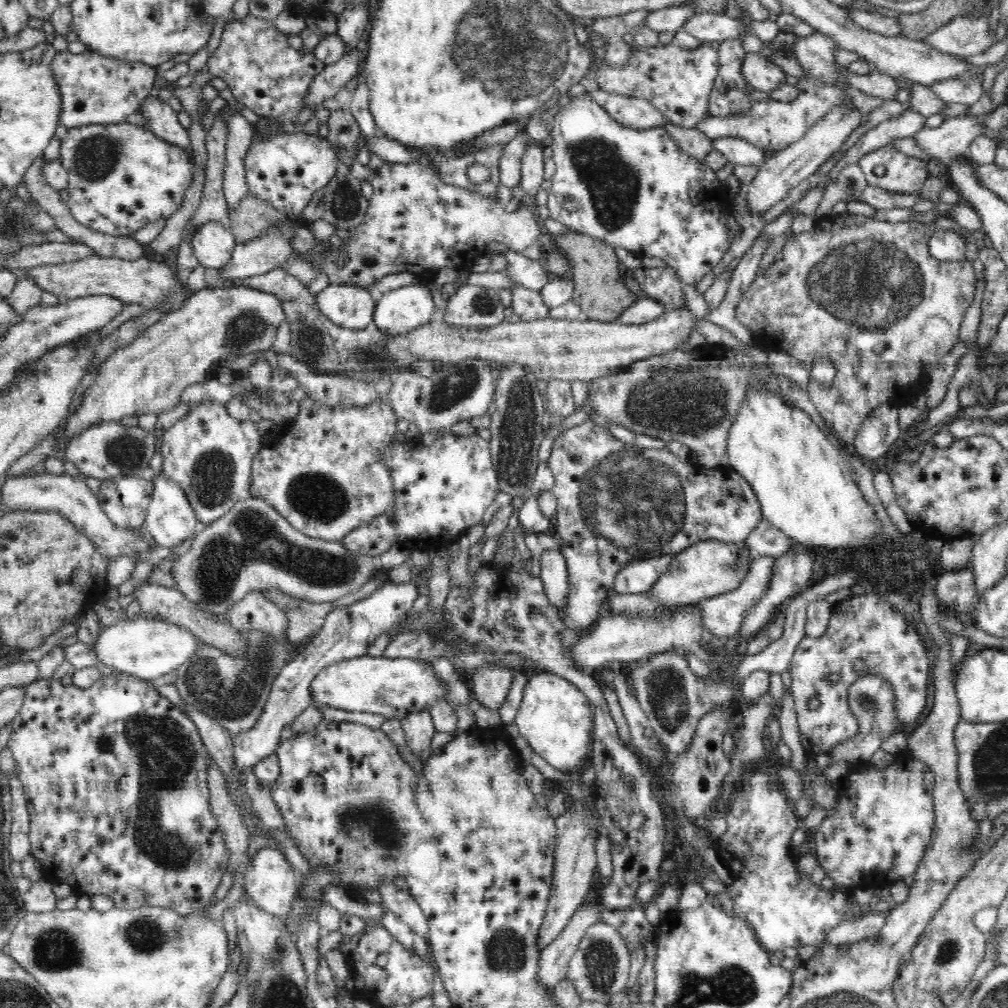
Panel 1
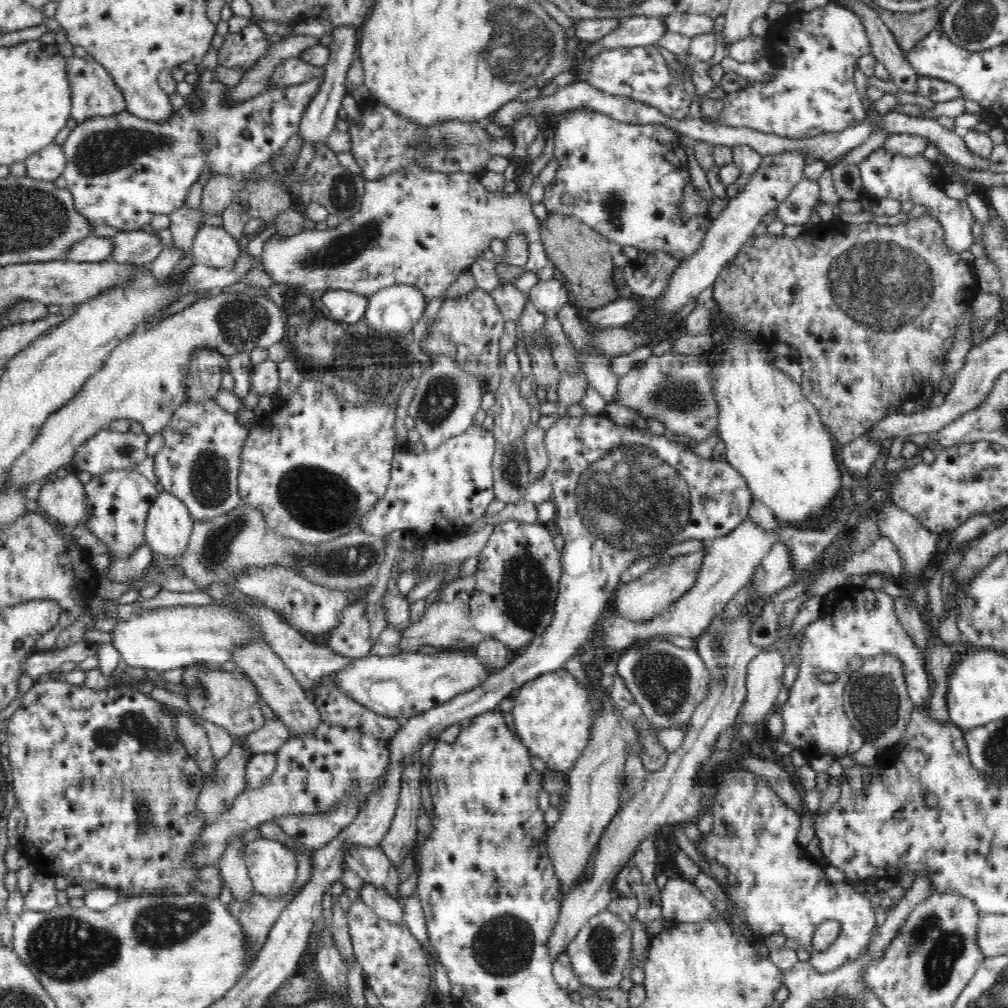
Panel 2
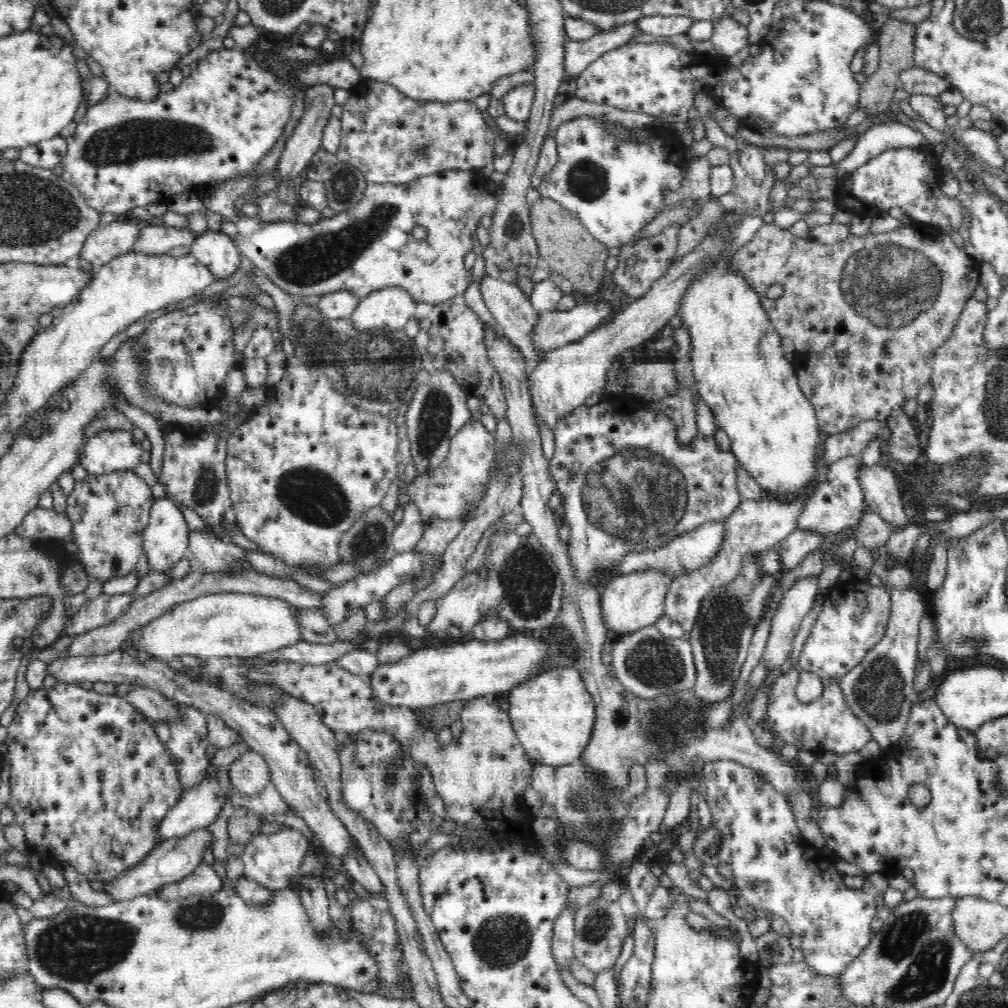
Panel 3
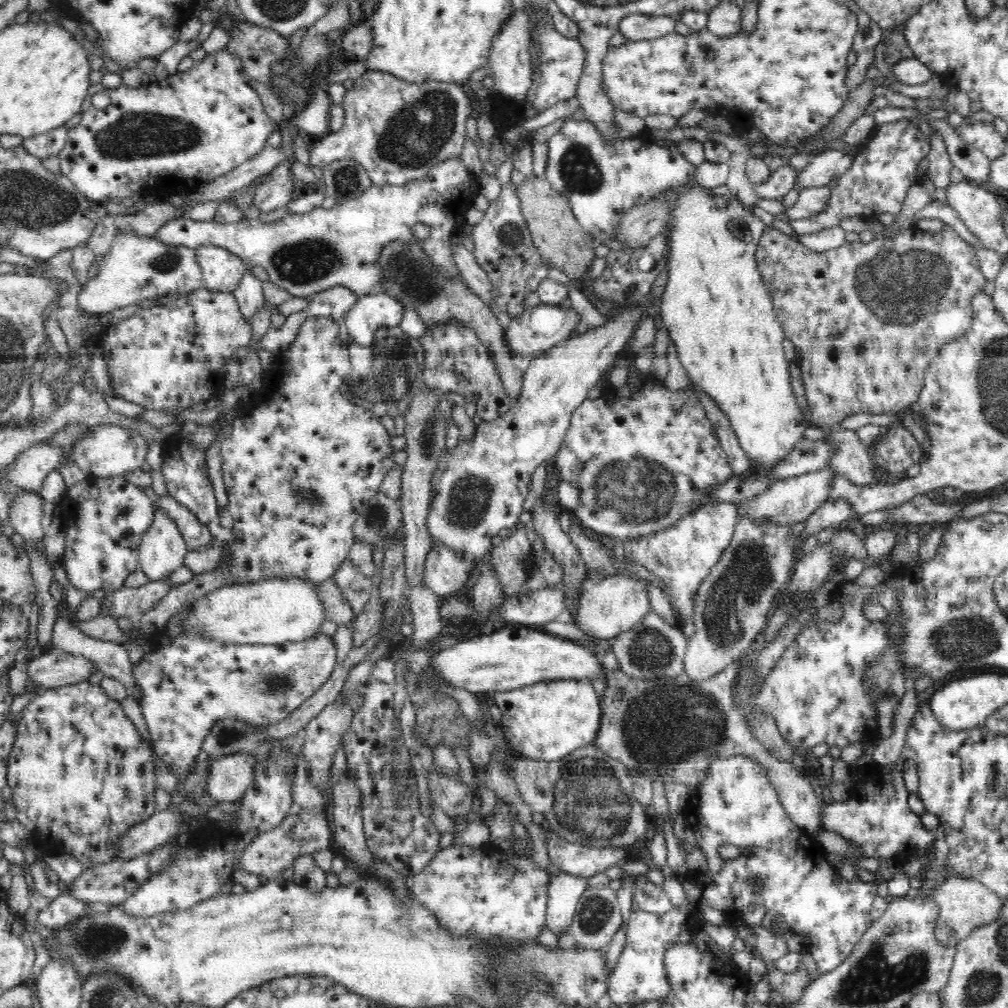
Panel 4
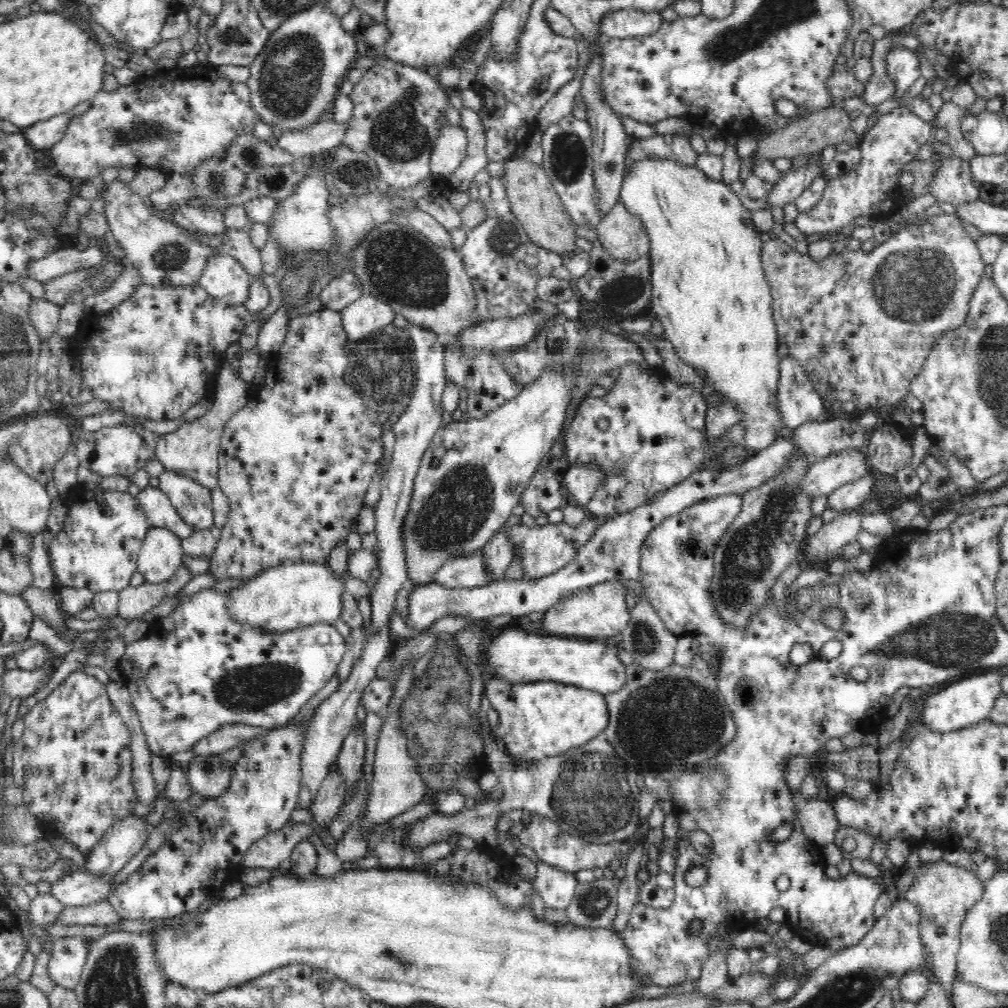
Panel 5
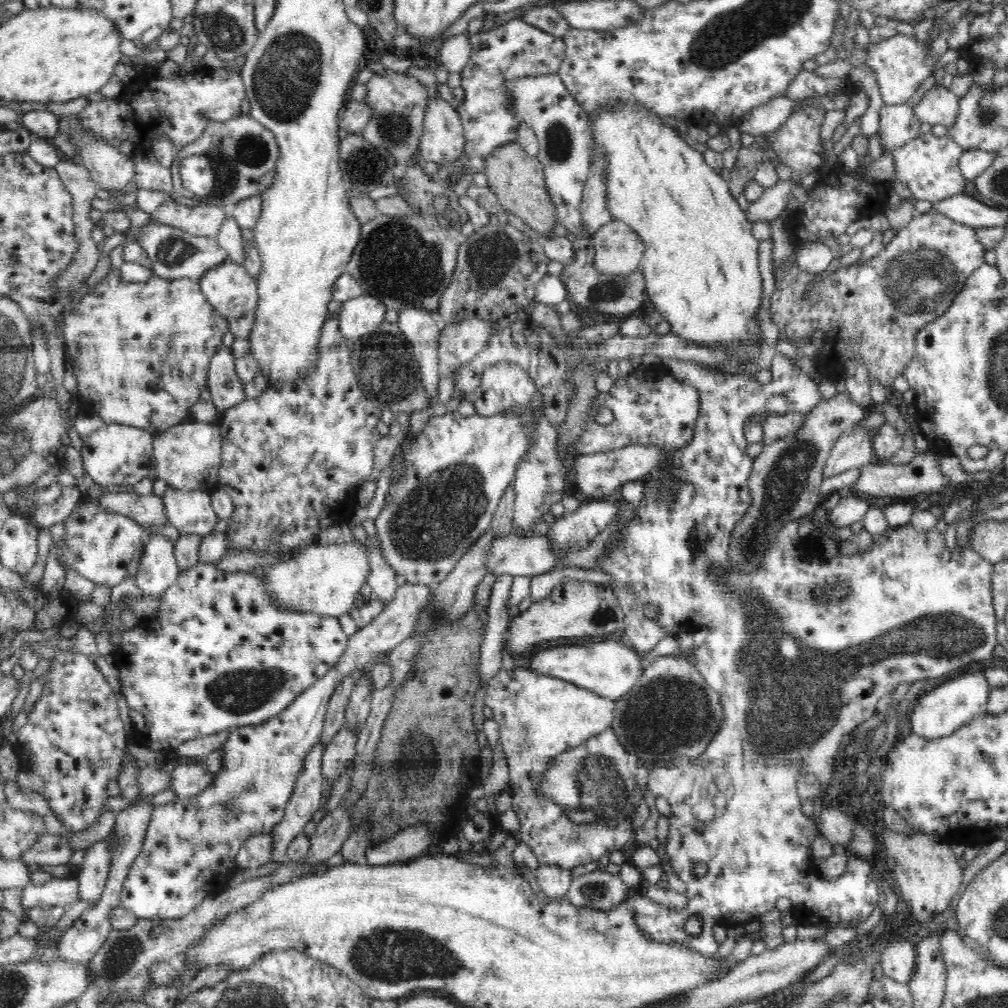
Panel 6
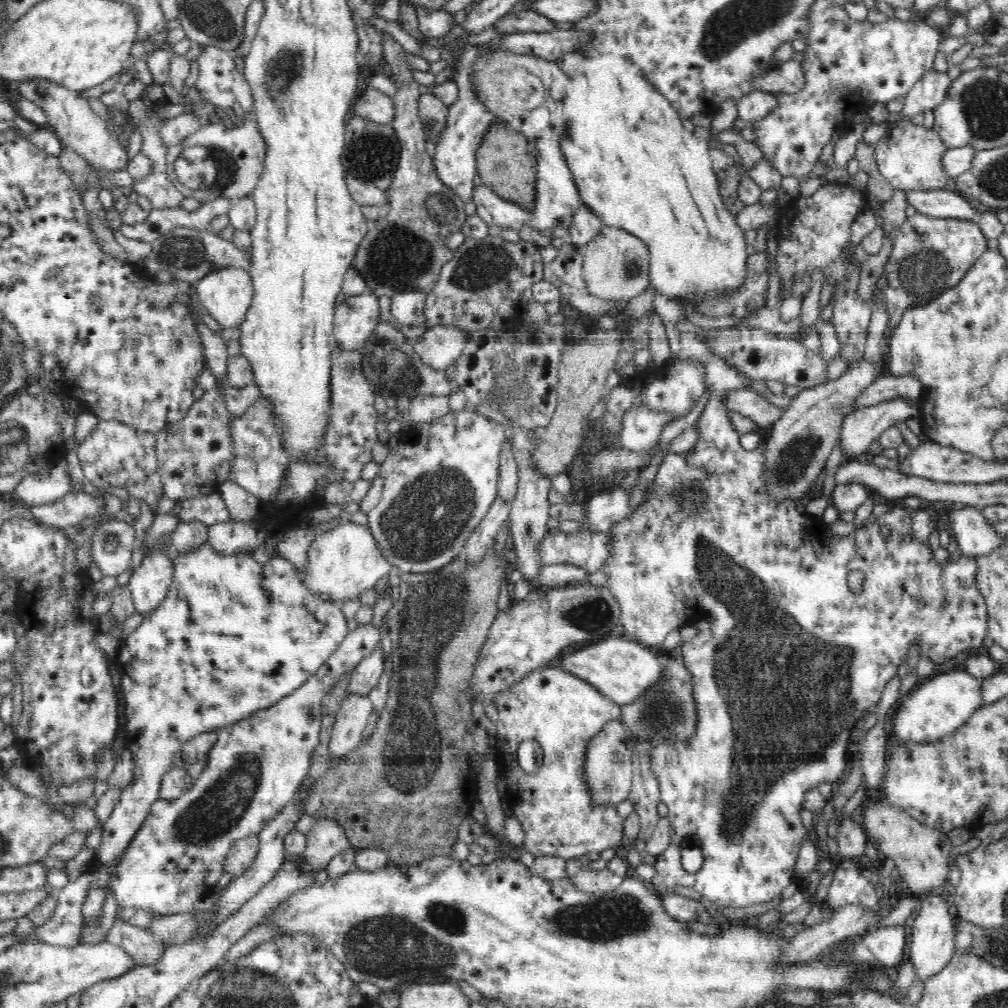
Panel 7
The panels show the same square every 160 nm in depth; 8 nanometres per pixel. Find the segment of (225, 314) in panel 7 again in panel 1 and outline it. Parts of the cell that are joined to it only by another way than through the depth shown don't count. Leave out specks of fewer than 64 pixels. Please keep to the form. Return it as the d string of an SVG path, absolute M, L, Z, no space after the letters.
M210 221L191 237L195 258L204 267L221 269L231 260L237 240L225 222Z

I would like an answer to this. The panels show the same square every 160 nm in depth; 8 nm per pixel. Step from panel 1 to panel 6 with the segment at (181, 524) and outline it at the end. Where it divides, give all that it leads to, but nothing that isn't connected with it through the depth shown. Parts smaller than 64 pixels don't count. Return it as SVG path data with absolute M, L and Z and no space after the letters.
M152 534L146 538L144 546L134 584L142 590L143 596L161 599L181 573L175 559L175 542Z

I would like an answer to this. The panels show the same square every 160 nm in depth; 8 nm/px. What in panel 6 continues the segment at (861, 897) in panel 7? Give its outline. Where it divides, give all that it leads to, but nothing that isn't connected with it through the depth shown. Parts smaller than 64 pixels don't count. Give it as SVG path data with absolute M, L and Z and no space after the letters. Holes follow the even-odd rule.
M776 352L773 356L773 365L771 368L772 380L766 384L760 384L752 375L746 374L726 374L722 371L714 371L706 365L700 365L692 360L680 360L674 357L666 357L661 360L669 368L670 377L673 380L684 381L699 392L699 415L694 425L694 436L683 449L678 451L678 454L672 458L672 464L668 470L657 472L653 477L648 476L648 482L644 483L644 498L640 500L638 508L633 514L634 520L626 524L620 542L616 542L615 547L607 552L605 557L597 558L597 566L599 571L604 574L609 574L611 578L611 589L613 594L618 598L620 607L624 612L624 634L626 638L630 638L629 644L639 653L650 652L661 638L666 634L677 636L680 632L696 632L703 626L711 626L711 631L707 639L701 646L693 647L693 655L695 666L706 684L720 695L722 705L723 719L721 728L713 736L708 748L704 750L700 756L689 761L684 757L678 757L671 762L671 765L654 765L648 769L647 787L656 798L666 798L671 804L671 813L668 817L670 821L669 834L667 838L666 854L674 870L674 874L678 876L687 886L688 904L682 910L672 910L662 904L658 904L650 900L649 896L644 893L638 893L634 898L632 909L636 916L638 927L653 942L664 942L665 944L682 944L695 952L700 952L703 956L714 956L718 952L721 944L717 942L713 934L713 928L716 925L724 927L732 927L739 923L748 923L757 919L759 915L776 908L778 898L789 898L791 900L792 915L796 917L796 926L819 926L823 927L837 922L848 922L850 920L865 921L872 910L878 904L878 896L880 890L878 886L872 882L870 874L872 868L870 864L864 862L864 858L856 860L856 856L850 856L846 865L846 872L838 878L830 879L828 882L822 880L822 876L813 872L811 864L811 846L814 842L816 834L816 825L812 817L807 817L802 813L802 802L796 784L802 777L804 772L812 772L812 770L822 770L822 778L820 779L822 787L831 784L833 774L832 768L822 768L822 766L834 766L830 760L836 758L836 754L840 752L842 740L846 734L851 734L858 724L862 724L865 720L872 718L876 710L878 700L894 690L898 684L902 682L916 682L920 679L940 678L944 674L961 674L960 668L968 666L968 664L982 663L988 660L994 652L994 646L997 644L996 636L996 615L994 611L994 598L991 589L991 580L993 577L993 566L990 561L982 558L977 552L974 552L970 547L970 536L972 530L978 526L974 524L969 530L968 543L961 549L956 546L952 551L945 547L944 534L942 535L937 529L931 532L918 531L909 523L898 526L898 528L890 527L884 534L876 534L873 536L874 544L863 553L845 555L838 550L833 558L825 558L820 554L820 550L814 546L813 548L805 547L798 535L798 528L801 525L799 522L786 522L784 530L780 530L774 540L767 545L765 557L762 559L761 565L749 573L742 573L730 563L728 557L728 546L731 544L731 537L734 528L745 518L746 513L752 505L752 496L749 488L749 479L753 470L753 460L750 456L748 443L744 437L742 427L748 422L750 416L760 415L763 412L776 413L783 415L787 412L800 412L806 414L811 408L814 408L820 401L822 393L818 389L818 384L814 383L806 373L798 366L797 361L794 361L783 353ZM670 487L670 498L663 500L659 496L661 489ZM844 582L847 586L848 595L842 600L828 600L828 602L818 602L816 598L816 588L818 590L830 590L832 584L840 584ZM644 606L656 606L660 609L659 618L657 621L648 619L644 614ZM696 864L706 864L708 870L704 877L698 877L694 873ZM691 916L699 916L702 919L702 932L698 936L690 936L686 934L686 919Z

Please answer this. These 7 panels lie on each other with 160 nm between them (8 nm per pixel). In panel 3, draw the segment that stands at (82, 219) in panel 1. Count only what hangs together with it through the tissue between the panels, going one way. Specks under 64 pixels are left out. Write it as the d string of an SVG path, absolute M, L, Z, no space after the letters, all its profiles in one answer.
M223 47L220 50L208 52L206 57L199 61L197 68L193 71L186 71L182 82L175 86L173 90L170 90L169 93L160 92L157 97L140 100L124 97L124 95L115 90L110 90L103 101L90 105L82 120L77 122L76 131L65 138L67 153L63 156L60 164L63 172L61 176L64 180L77 186L88 206L94 208L100 214L110 212L117 218L133 218L130 210L136 208L136 206L146 208L151 202L167 204L174 196L187 190L192 190L196 185L212 182L212 180L228 180L254 168L267 155L267 152L270 152L270 149L282 136L284 128L286 128L286 124L290 120L292 98L294 98L292 88L294 87L296 87L296 84L293 84L288 77L280 80L274 73L267 69L262 69L259 57L248 58L243 51L235 48L225 50Z

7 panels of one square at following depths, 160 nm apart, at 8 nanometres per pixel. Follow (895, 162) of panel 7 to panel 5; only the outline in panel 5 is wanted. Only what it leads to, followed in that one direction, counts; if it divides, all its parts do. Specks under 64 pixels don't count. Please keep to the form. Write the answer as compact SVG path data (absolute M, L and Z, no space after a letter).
M953 154L942 158L929 184L928 192L938 202L949 202L955 208L962 203L978 199L978 186L974 180L970 165L966 160Z

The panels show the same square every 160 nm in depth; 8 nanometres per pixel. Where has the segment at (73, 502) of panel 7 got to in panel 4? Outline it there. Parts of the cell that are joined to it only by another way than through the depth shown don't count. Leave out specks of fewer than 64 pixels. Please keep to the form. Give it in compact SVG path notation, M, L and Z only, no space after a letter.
M159 496L154 502L155 511L165 512L178 525L188 550L200 550L202 547L212 546L214 536L208 525L200 523L196 515L186 509L186 506L170 496Z

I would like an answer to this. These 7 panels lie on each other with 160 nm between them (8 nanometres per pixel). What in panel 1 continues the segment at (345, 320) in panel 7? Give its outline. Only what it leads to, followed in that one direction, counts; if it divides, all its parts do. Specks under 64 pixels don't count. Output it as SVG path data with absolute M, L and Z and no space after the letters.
M411 284L376 297L372 323L390 335L406 334L434 319L435 302L427 285Z

